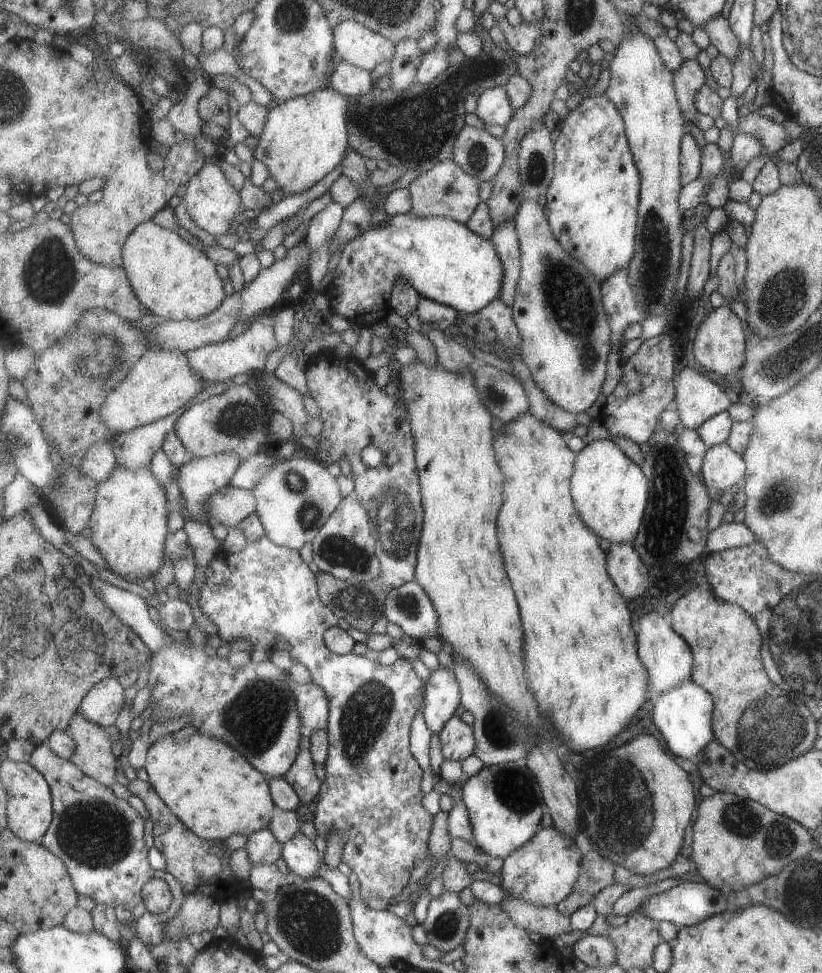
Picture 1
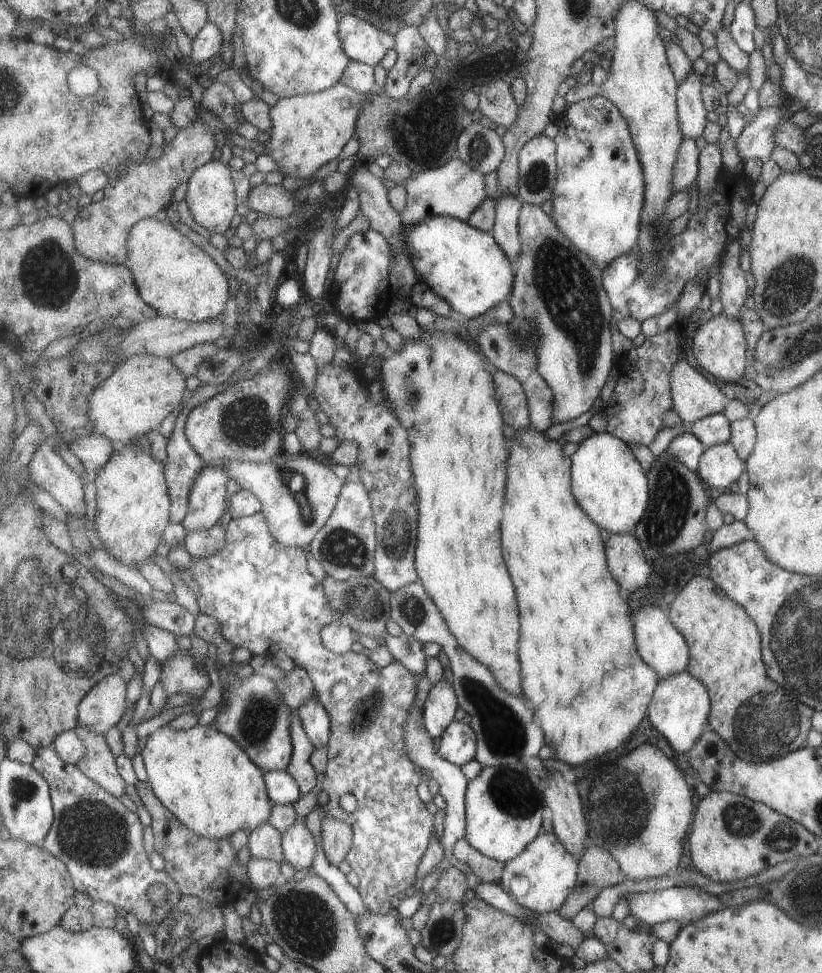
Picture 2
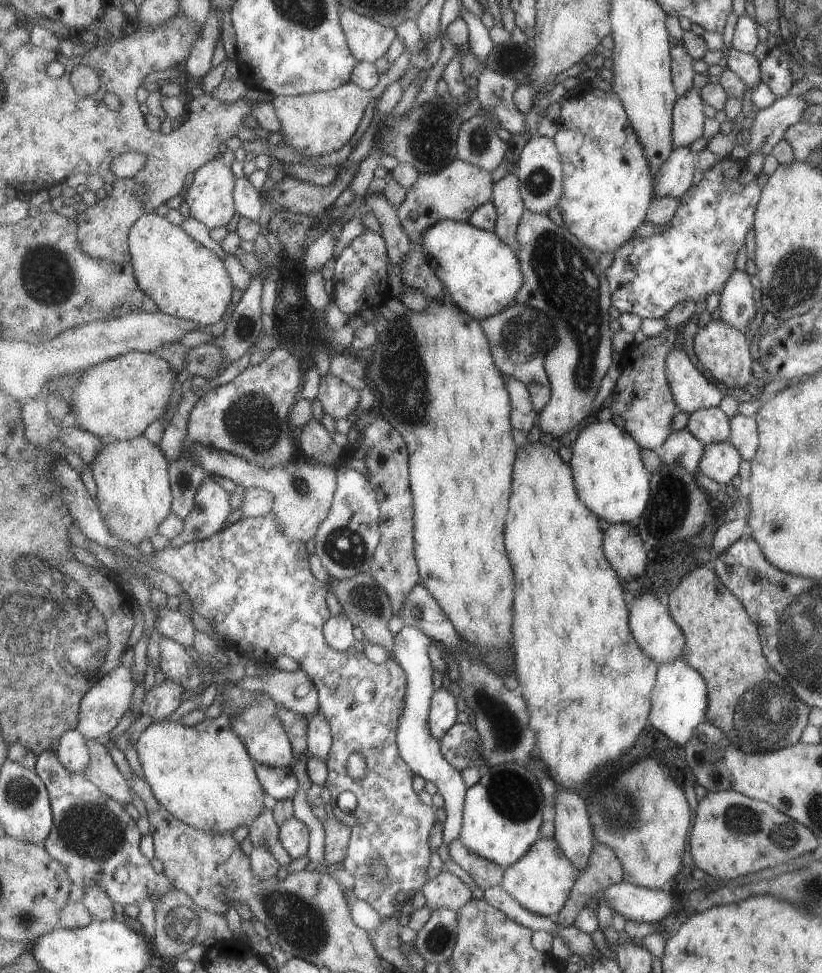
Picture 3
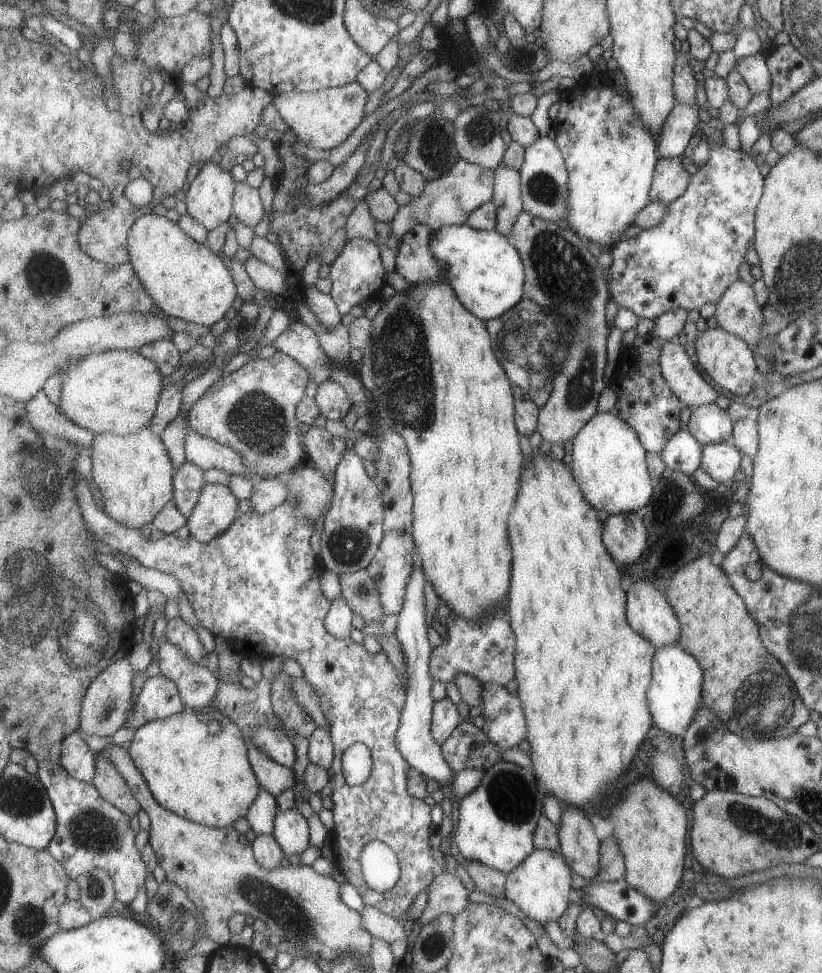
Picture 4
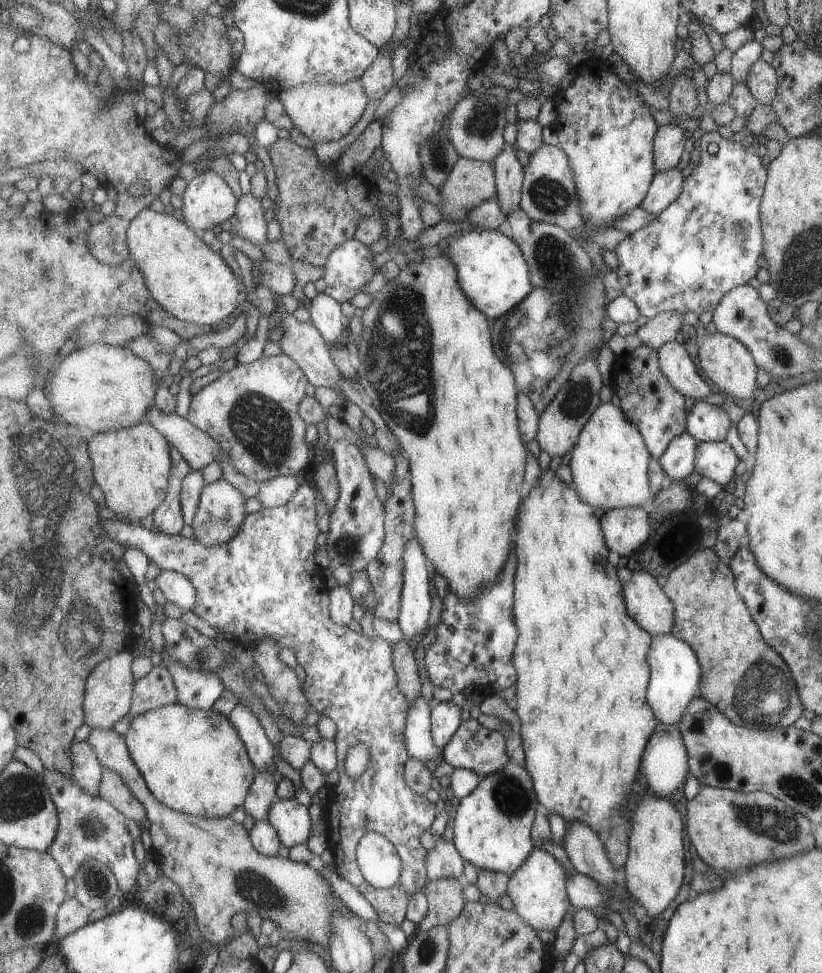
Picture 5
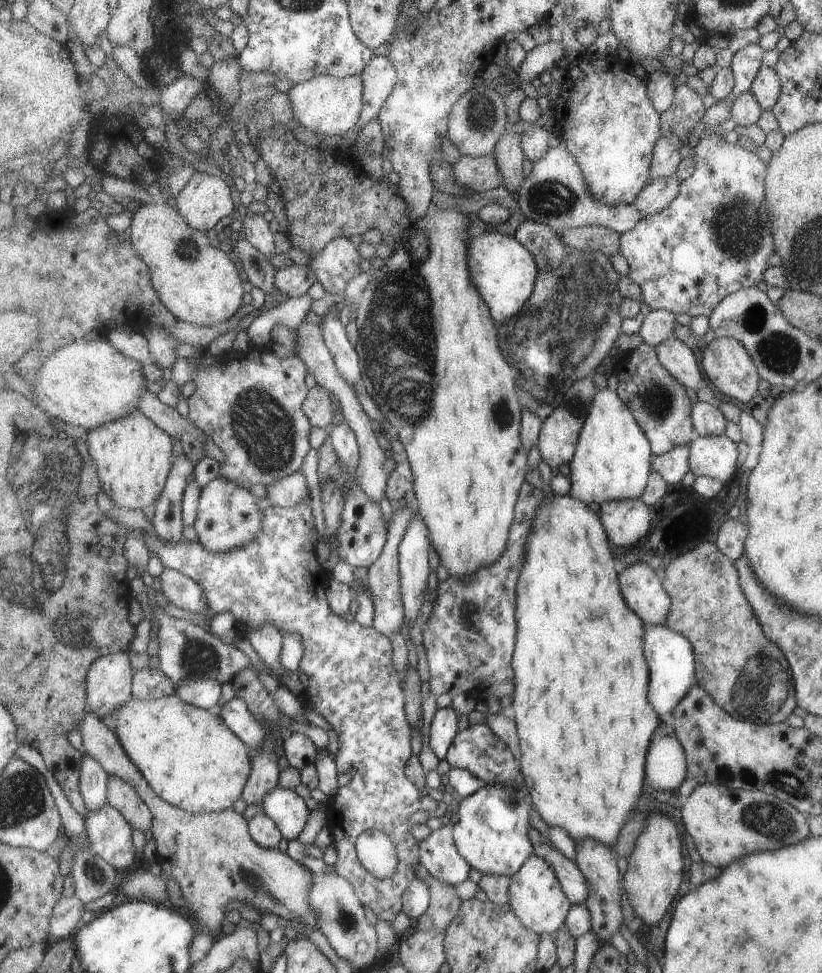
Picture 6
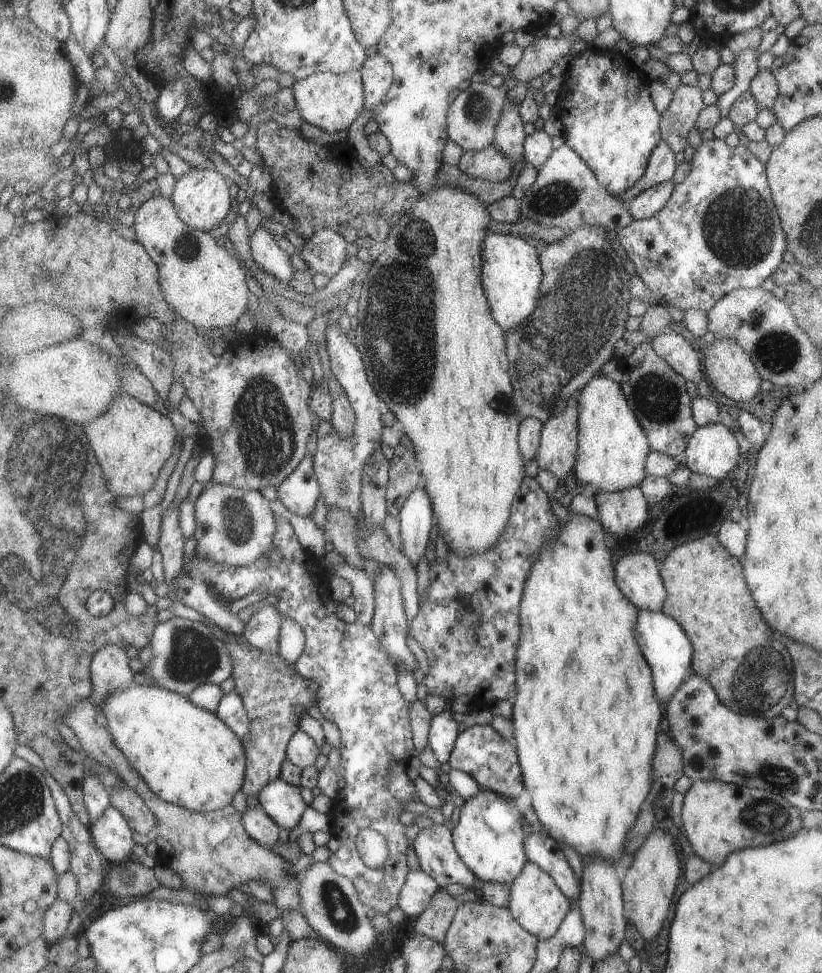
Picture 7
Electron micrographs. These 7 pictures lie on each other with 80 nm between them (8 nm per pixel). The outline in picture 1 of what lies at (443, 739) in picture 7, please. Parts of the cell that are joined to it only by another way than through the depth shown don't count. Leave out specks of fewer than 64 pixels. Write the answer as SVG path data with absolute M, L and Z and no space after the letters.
M439 665L439 668L434 673L431 673L427 686L424 713L429 728L439 735L448 720L455 716L459 704L462 704L460 682L456 677L456 672L453 670L453 667L449 669Z

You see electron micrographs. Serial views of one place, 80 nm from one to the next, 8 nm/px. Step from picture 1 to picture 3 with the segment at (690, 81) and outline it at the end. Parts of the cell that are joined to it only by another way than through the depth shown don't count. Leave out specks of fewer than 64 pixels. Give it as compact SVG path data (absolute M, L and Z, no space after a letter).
M692 88L686 95L679 96L674 108L674 150L687 145L701 145L705 120L707 118L701 90Z

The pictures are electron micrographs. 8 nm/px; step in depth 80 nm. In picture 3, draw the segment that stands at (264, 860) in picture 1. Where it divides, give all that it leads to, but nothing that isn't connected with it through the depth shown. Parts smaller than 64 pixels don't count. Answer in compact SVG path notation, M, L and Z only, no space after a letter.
M265 808L249 827L249 837L255 848L265 847L286 868L291 859L289 851L280 839L280 824L276 821L274 809Z

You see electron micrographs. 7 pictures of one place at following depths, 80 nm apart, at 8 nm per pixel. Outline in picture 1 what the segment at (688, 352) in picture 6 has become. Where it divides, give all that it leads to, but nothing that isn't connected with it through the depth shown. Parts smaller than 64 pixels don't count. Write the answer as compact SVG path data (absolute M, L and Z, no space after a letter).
M686 366L675 382L674 408L686 429L697 431L710 418L731 408L727 391L693 368Z

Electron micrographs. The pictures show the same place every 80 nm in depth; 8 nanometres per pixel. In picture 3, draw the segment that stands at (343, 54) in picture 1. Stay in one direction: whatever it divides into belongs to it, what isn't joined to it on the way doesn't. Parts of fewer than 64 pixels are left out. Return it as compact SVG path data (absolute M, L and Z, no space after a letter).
M346 9L341 15L349 46L359 62L377 62L379 58L385 57L395 38L398 38L397 30L383 26L375 19L360 15L357 11Z

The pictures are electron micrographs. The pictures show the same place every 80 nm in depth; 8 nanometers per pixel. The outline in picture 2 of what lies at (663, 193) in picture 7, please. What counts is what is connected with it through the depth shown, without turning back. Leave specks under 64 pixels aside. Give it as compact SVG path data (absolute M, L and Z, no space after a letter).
M685 137L680 148L674 173L674 194L697 184L700 174L700 152L695 139Z

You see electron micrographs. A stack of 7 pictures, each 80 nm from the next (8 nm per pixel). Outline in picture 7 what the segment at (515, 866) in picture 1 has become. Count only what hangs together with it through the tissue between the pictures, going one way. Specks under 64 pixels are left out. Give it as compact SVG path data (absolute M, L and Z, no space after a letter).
M528 862L523 872L511 884L512 894L510 910L515 918L531 935L539 940L546 940L556 936L561 929L561 924L572 911L572 902L561 891L556 879L548 871L537 866L535 862Z

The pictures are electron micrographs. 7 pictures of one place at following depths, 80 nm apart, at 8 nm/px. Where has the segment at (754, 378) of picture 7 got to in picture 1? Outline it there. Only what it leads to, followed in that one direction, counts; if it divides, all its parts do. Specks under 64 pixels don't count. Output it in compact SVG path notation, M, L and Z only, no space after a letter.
M726 304L716 308L709 313L700 324L694 340L693 353L695 359L707 370L717 373L724 378L735 377L743 364L745 354L745 334L741 328L741 317L739 312L731 310Z

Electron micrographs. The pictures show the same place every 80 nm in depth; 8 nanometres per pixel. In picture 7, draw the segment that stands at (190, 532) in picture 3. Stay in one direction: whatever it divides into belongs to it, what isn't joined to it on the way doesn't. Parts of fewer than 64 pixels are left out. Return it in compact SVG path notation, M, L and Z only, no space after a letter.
M208 481L205 490L199 499L195 502L195 514L197 518L197 529L194 534L196 541L196 551L201 558L211 560L213 564L221 566L233 566L234 569L251 566L251 562L257 562L261 558L267 558L269 550L275 546L277 530L279 526L275 521L275 514L279 510L277 503L276 508L271 510L271 500L267 500L259 490L241 489L227 484L217 484L217 482Z

